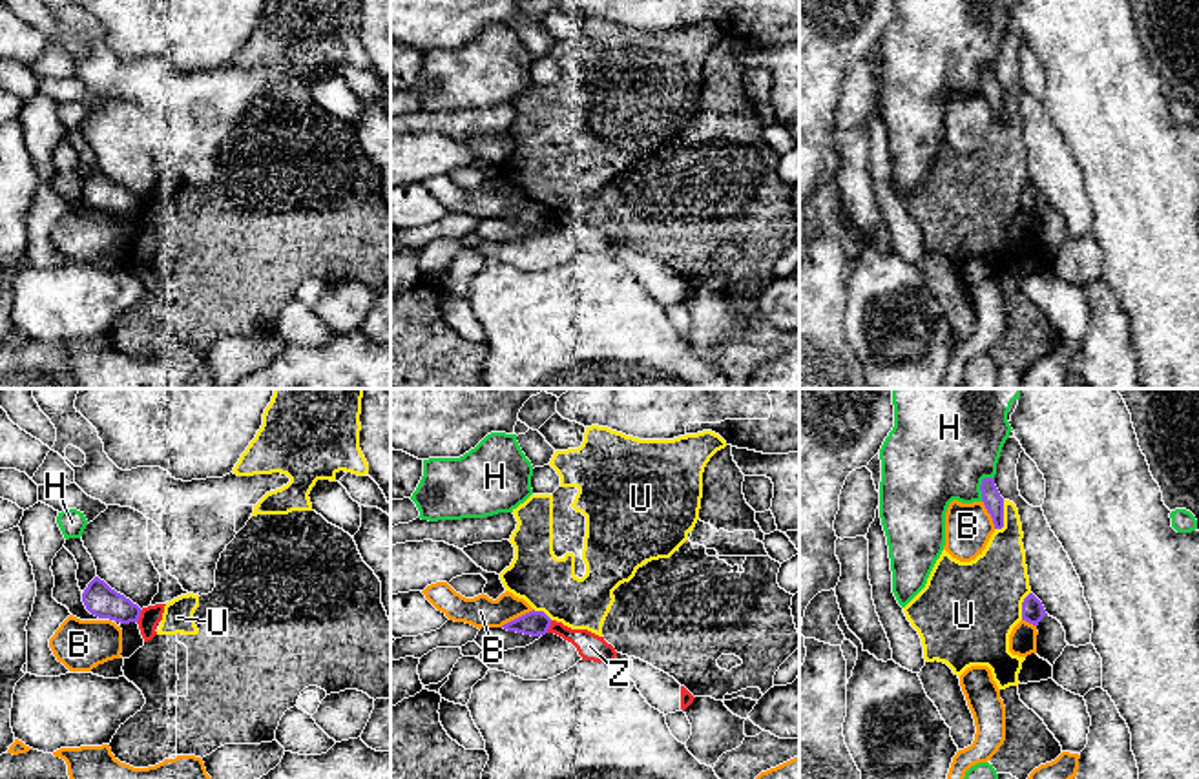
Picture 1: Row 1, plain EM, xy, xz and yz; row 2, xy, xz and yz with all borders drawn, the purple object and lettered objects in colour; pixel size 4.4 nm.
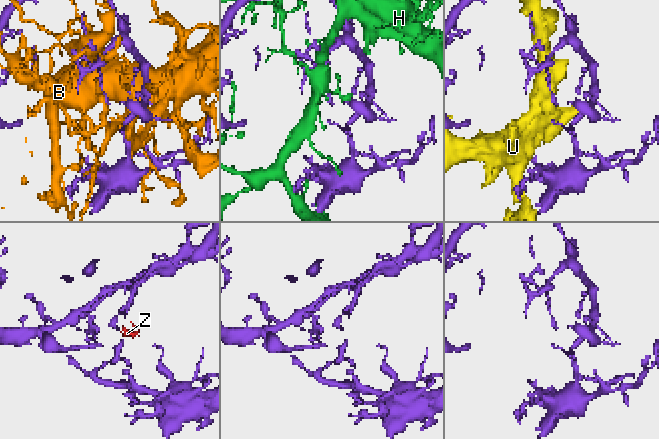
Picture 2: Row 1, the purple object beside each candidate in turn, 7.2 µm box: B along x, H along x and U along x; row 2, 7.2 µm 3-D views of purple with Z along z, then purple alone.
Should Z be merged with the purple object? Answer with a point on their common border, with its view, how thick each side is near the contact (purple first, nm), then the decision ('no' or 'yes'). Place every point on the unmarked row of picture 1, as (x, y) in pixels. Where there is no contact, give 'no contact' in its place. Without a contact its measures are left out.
meets purple in xy at (139, 207); 140 nm thick on the purple side, 90 nm on the other; no

